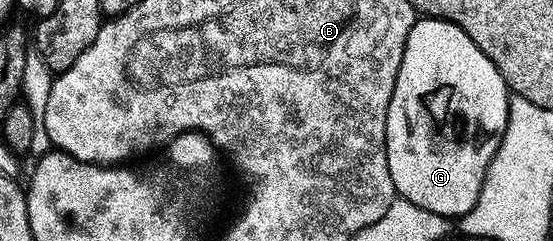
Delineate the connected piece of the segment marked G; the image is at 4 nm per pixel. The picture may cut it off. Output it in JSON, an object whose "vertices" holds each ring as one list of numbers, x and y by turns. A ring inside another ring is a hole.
{"vertices":[[418,17,407,36,395,92,387,112,385,147,394,191,411,204,419,204,419,208,427,208,427,212,435,212,450,220,471,212,475,200,479,200,487,168,505,131,510,97,511,91,503,76,499,76,495,64,479,52,463,28,438,18]]}

